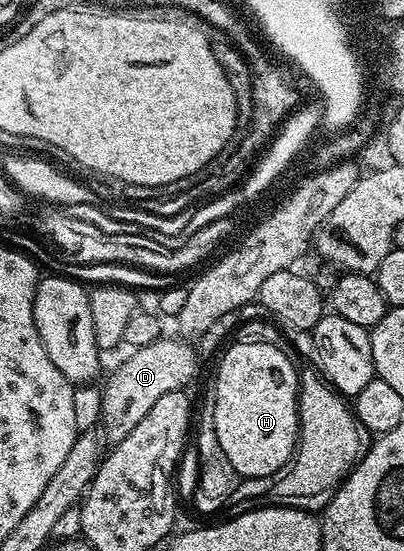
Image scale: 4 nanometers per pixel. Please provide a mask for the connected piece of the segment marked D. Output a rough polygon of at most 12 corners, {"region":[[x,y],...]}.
{"region":[[189,342],[133,348],[102,388],[101,426],[118,443],[164,393],[189,388]]}

